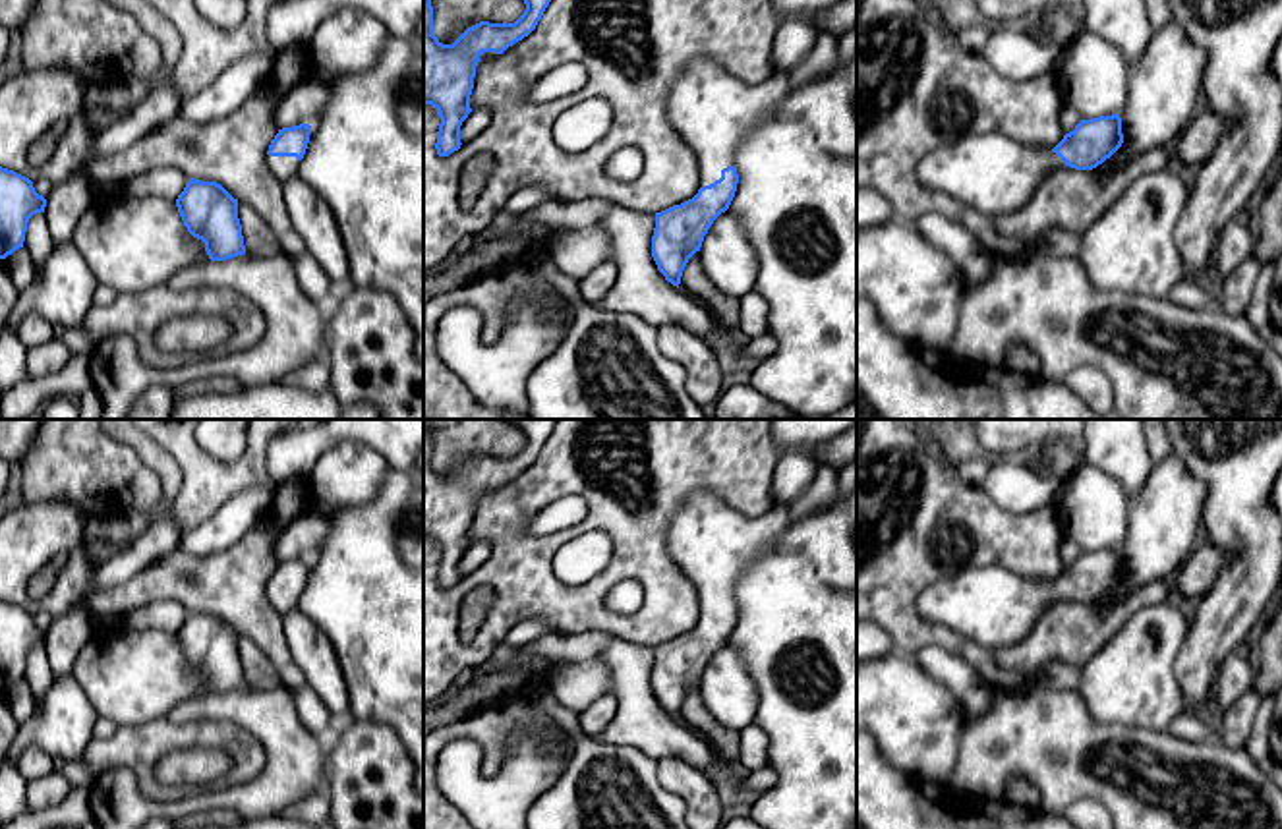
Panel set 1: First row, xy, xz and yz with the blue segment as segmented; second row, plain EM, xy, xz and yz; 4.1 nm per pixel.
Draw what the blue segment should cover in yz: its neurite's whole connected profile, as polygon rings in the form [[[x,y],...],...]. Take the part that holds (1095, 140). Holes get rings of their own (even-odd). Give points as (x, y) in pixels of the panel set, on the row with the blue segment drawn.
[[[1120,114],[1081,120],[1052,149],[1023,145],[1000,131],[965,135],[926,155],[918,182],[984,216],[1019,211],[1044,176],[1060,166],[1093,170],[1123,143]]]

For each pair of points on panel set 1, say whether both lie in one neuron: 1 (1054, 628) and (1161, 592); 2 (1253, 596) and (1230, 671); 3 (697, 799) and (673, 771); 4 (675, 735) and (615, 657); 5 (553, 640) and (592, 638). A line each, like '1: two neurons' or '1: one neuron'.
1: one neuron
2: two neurons
3: one neuron
4: one neuron
5: one neuron

